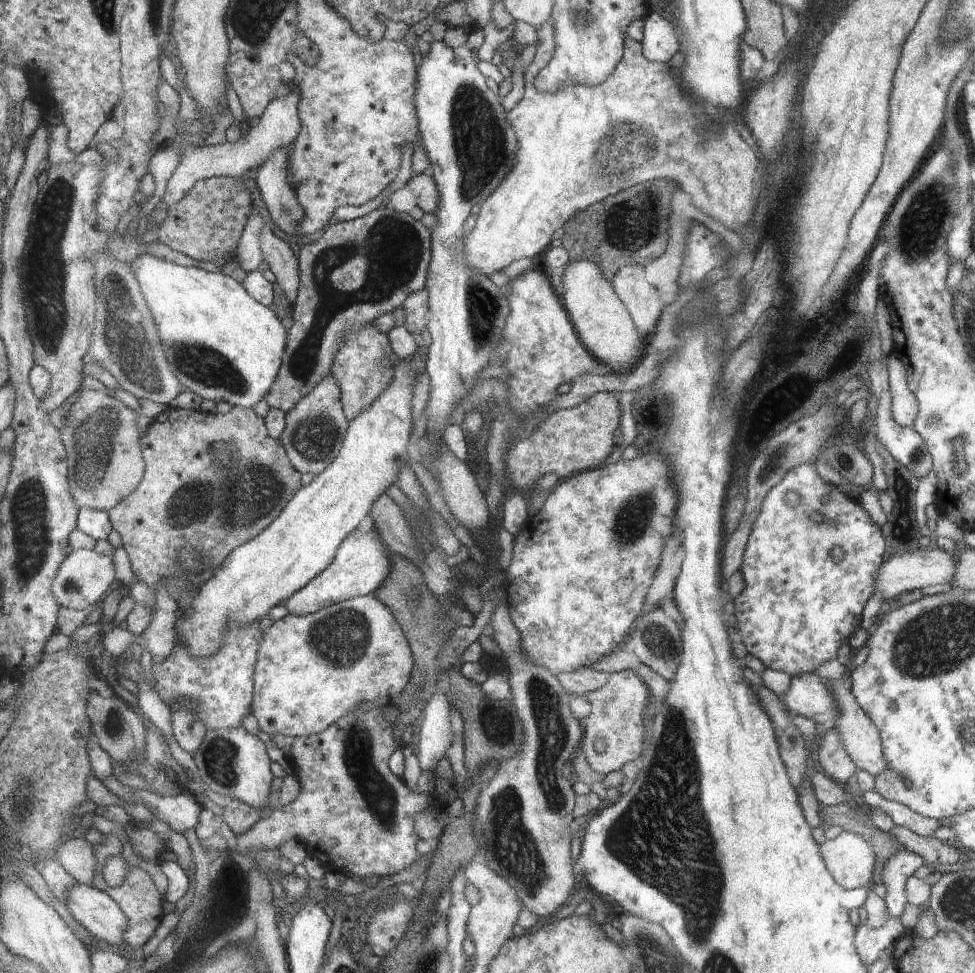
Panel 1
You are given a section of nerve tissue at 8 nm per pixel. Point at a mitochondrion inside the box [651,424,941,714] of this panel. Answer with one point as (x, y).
(781, 453)

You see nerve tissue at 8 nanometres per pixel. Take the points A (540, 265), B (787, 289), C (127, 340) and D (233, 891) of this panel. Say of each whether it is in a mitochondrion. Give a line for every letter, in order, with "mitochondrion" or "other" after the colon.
A: other
B: other
C: mitochondrion
D: other

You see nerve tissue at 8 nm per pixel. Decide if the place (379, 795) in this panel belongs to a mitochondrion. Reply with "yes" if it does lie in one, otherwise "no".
yes

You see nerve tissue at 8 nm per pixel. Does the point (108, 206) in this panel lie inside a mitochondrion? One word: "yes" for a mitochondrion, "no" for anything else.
no

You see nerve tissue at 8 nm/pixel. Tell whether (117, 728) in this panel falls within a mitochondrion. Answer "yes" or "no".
yes

